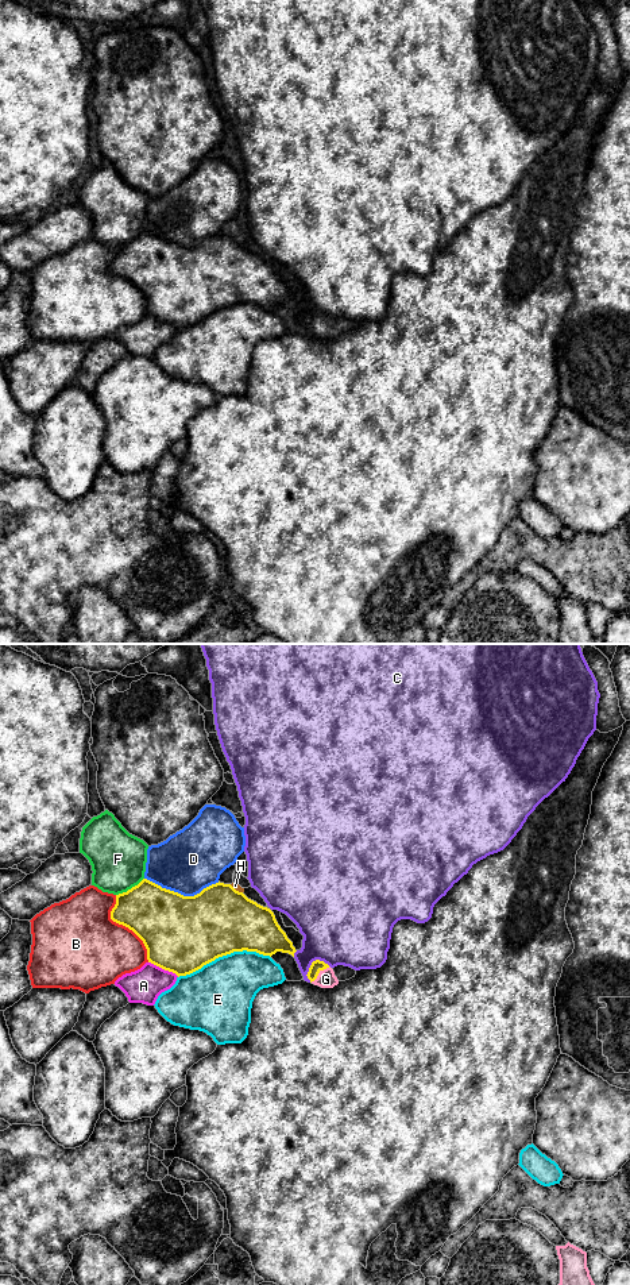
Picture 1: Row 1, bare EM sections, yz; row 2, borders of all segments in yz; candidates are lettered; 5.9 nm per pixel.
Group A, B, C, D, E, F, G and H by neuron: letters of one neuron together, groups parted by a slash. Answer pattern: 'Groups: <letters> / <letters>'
Groups: A / B / C / D / E / F / G / H

